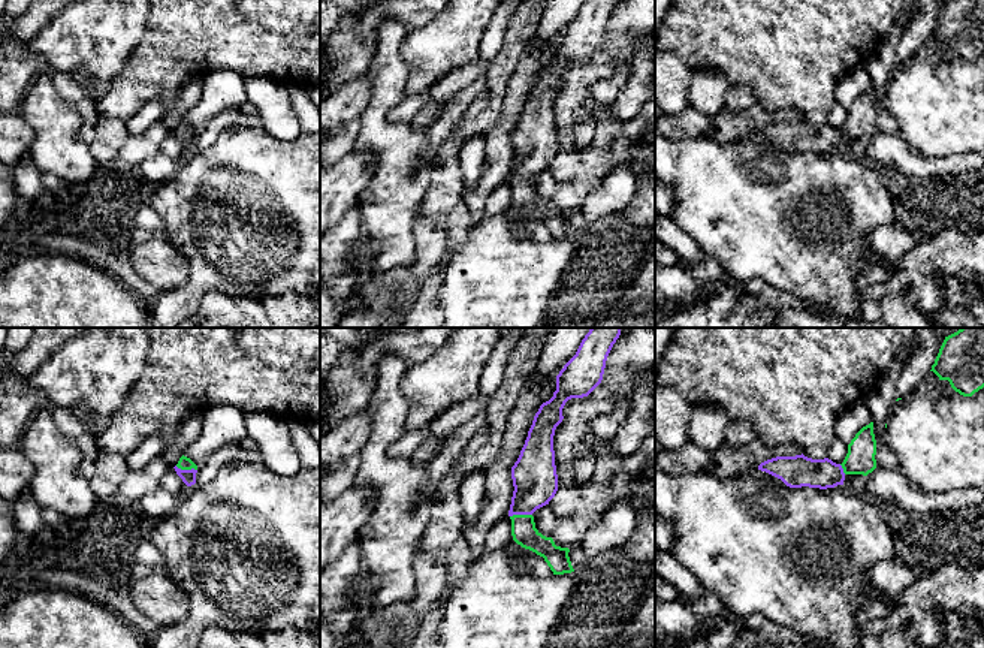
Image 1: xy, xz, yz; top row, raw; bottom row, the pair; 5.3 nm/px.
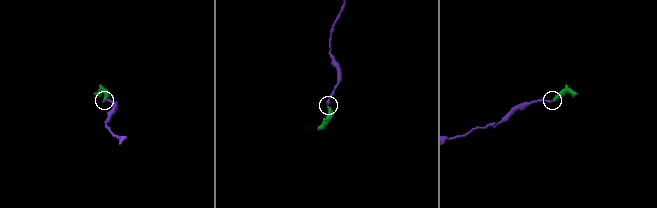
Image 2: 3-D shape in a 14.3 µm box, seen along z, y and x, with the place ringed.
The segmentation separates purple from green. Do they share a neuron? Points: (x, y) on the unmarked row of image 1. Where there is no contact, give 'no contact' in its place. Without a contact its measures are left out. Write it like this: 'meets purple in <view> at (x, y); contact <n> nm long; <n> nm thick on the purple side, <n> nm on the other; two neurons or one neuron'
meets purple in xz at (521, 178); contact 120 nm long; 240 nm thick on the purple side, 140 nm on the other; one neuron

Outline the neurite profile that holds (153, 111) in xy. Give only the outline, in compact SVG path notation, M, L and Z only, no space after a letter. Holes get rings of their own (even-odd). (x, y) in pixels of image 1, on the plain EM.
M153 99L145 103L132 118L126 121L130 135L144 133L153 123L162 120L164 115L160 99Z

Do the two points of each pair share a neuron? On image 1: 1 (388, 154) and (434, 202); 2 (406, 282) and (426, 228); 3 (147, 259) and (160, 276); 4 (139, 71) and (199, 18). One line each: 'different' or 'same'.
1: different
2: same
3: same
4: same

